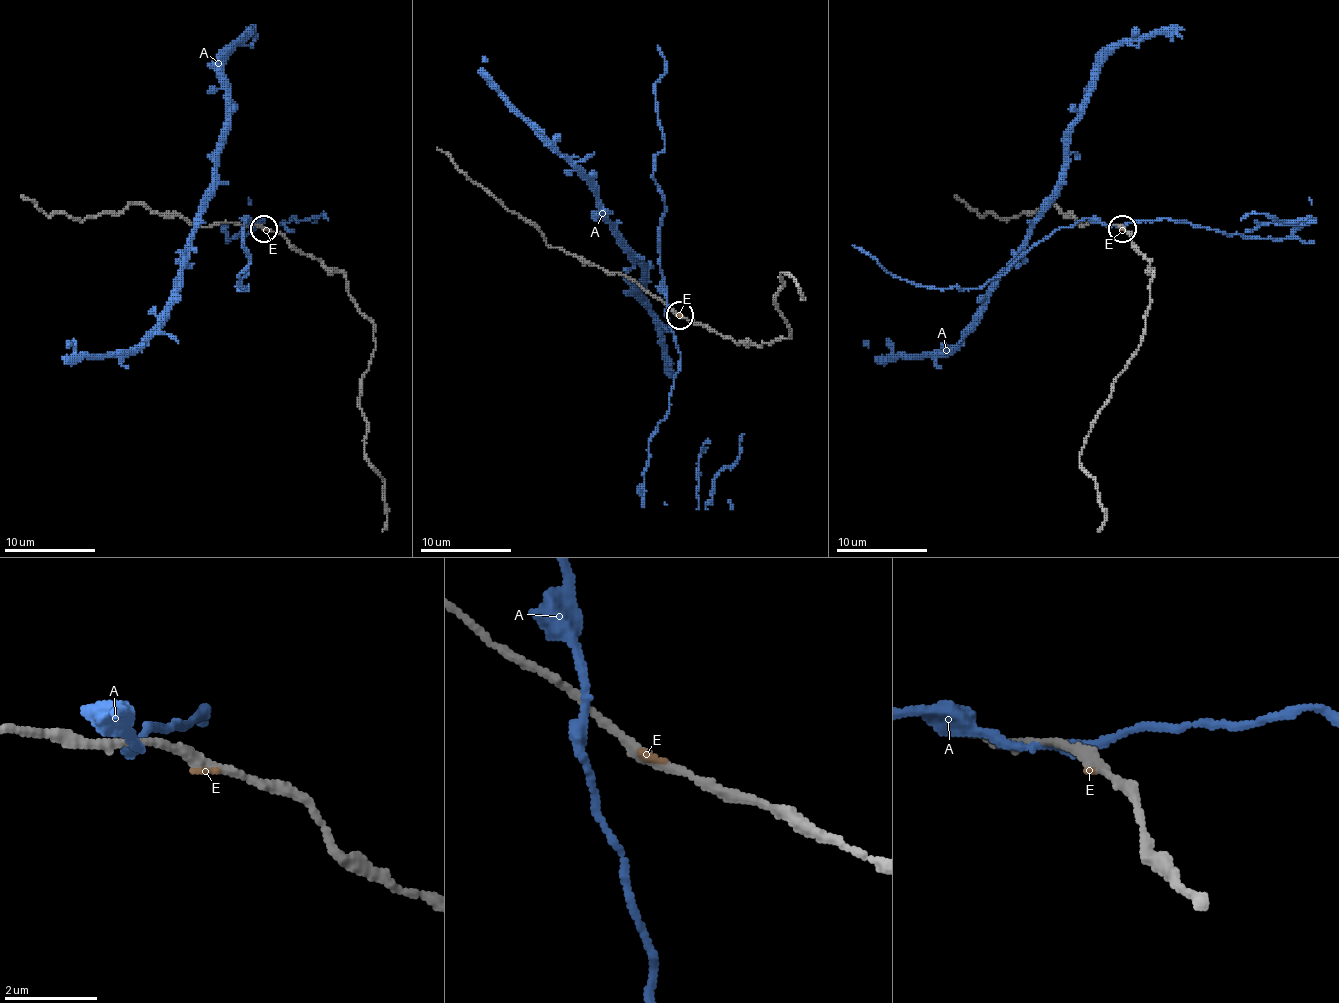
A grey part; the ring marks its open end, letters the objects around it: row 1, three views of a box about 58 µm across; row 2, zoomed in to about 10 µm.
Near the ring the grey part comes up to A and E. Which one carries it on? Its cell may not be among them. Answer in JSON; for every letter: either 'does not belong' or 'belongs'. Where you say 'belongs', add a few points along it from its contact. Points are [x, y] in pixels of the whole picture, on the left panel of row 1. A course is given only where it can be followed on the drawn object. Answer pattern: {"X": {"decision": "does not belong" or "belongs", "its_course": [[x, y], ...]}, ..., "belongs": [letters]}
{"A": {"decision": "does not belong"}, "E": {"decision": "belongs"}, "belongs": ["E"]}

